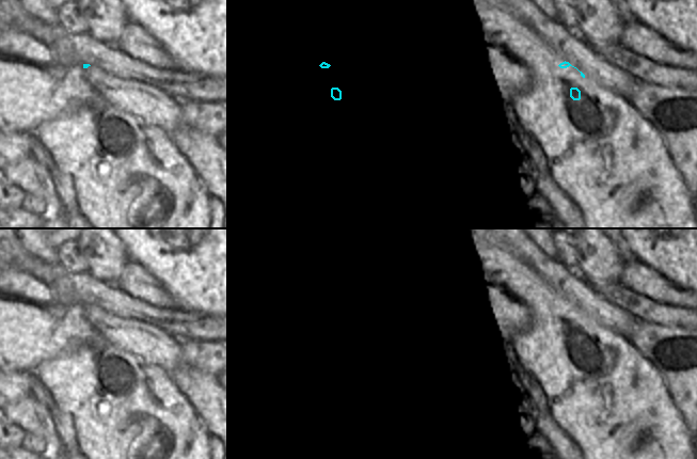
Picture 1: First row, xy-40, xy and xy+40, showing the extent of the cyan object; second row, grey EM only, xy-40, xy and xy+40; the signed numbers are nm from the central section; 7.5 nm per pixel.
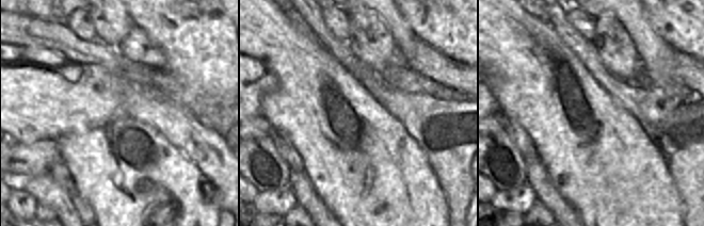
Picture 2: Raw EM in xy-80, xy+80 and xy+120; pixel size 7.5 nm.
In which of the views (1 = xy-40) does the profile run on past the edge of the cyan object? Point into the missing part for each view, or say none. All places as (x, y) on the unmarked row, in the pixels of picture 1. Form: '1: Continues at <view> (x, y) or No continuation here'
1: No continuation here.

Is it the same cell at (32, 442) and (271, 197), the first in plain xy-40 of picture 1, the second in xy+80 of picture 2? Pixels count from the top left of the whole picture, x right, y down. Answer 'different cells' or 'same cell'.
same cell

